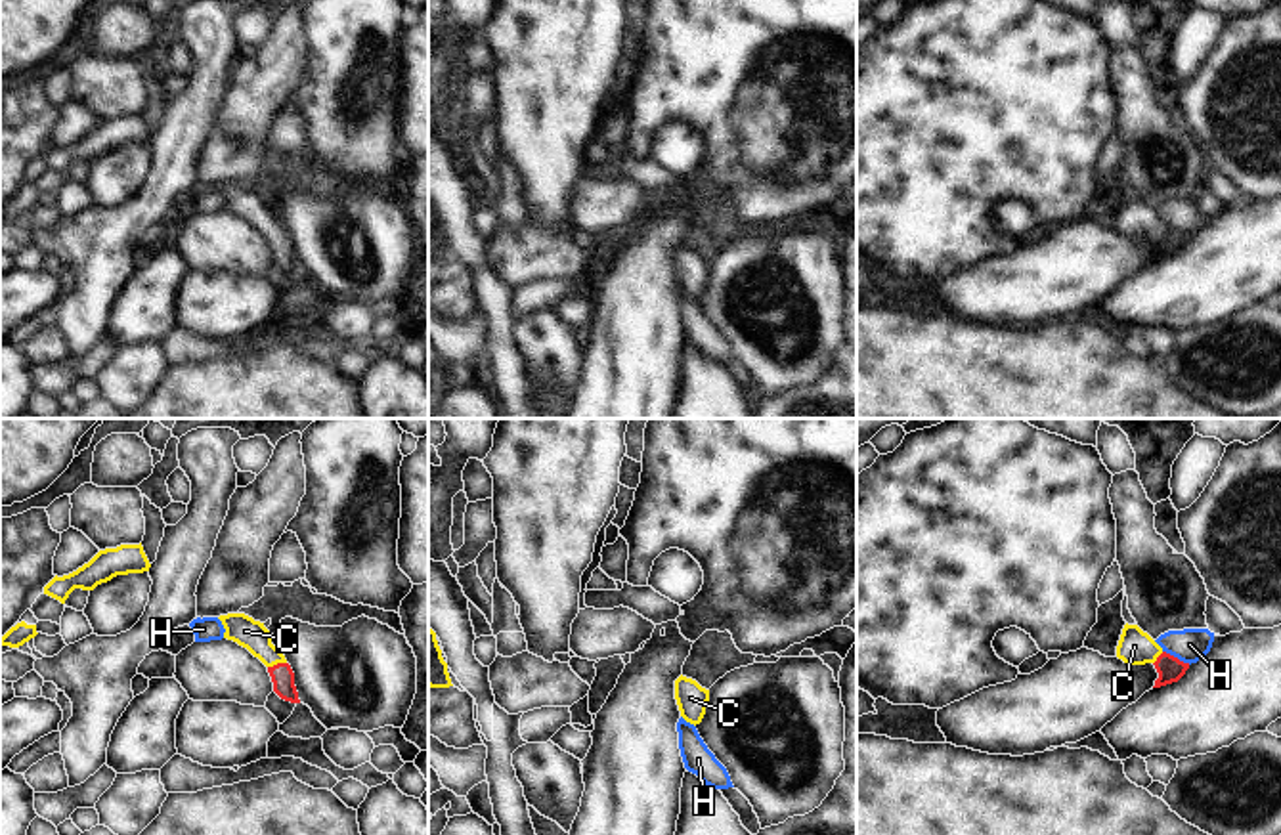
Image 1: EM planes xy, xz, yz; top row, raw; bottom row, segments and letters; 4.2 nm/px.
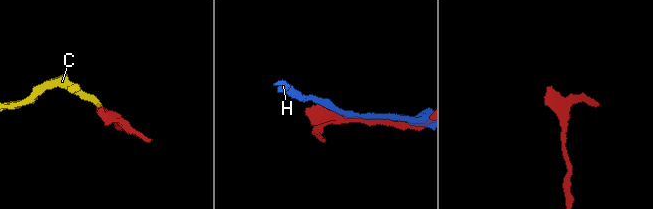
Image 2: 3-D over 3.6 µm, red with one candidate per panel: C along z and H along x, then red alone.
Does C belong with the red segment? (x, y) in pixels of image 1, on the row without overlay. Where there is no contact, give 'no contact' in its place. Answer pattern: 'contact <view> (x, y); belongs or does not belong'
contact xy (278, 235); belongs

